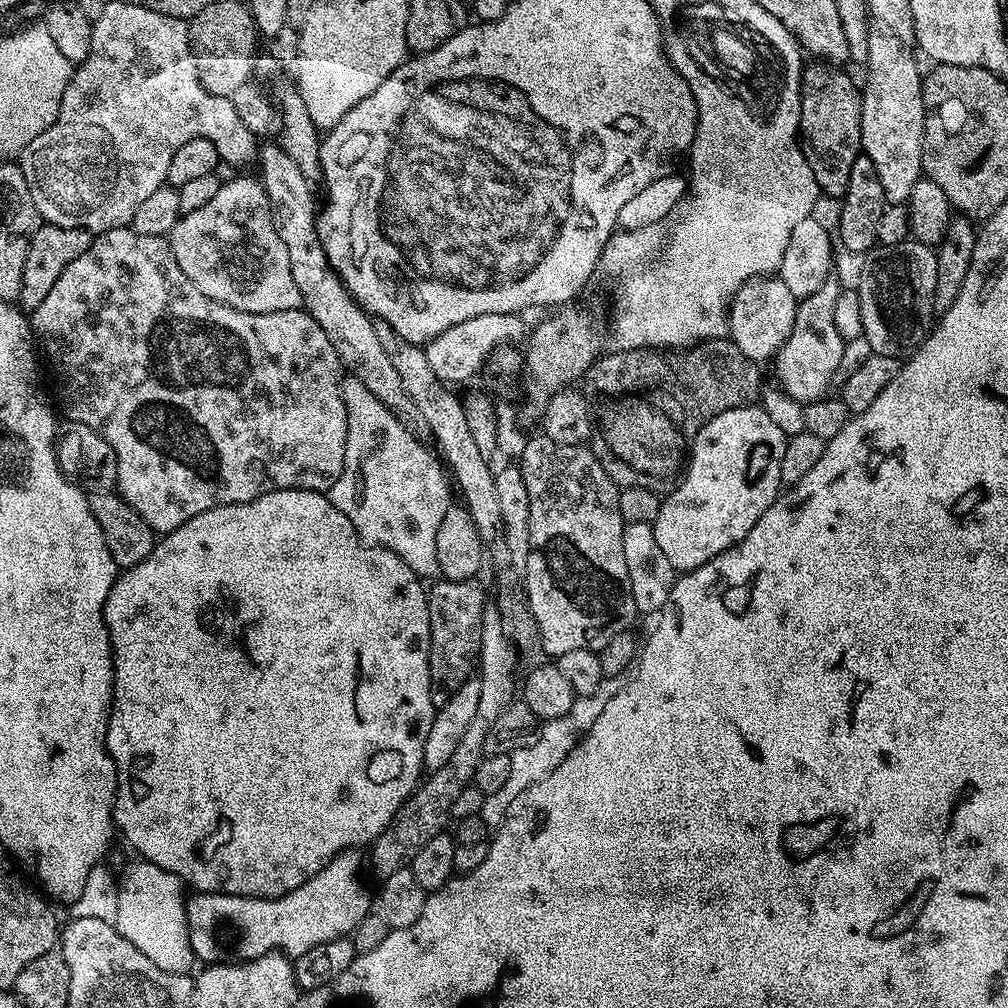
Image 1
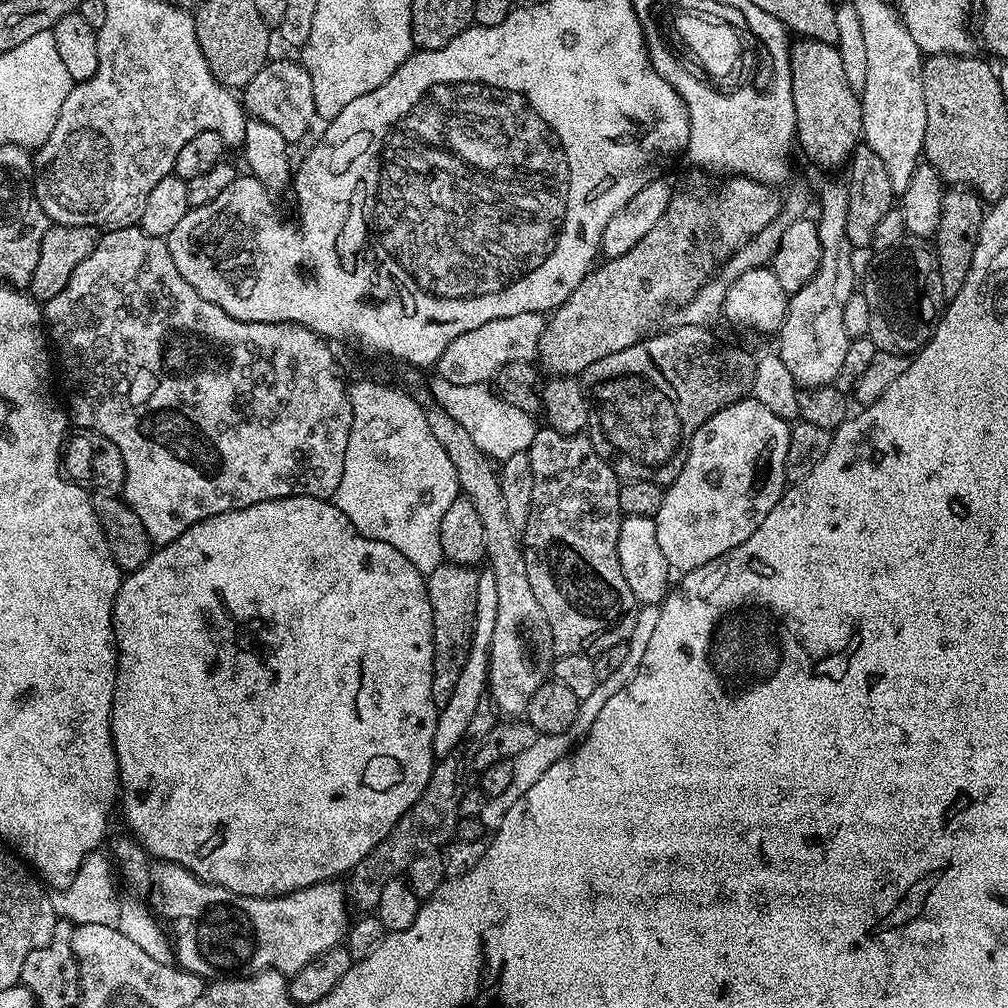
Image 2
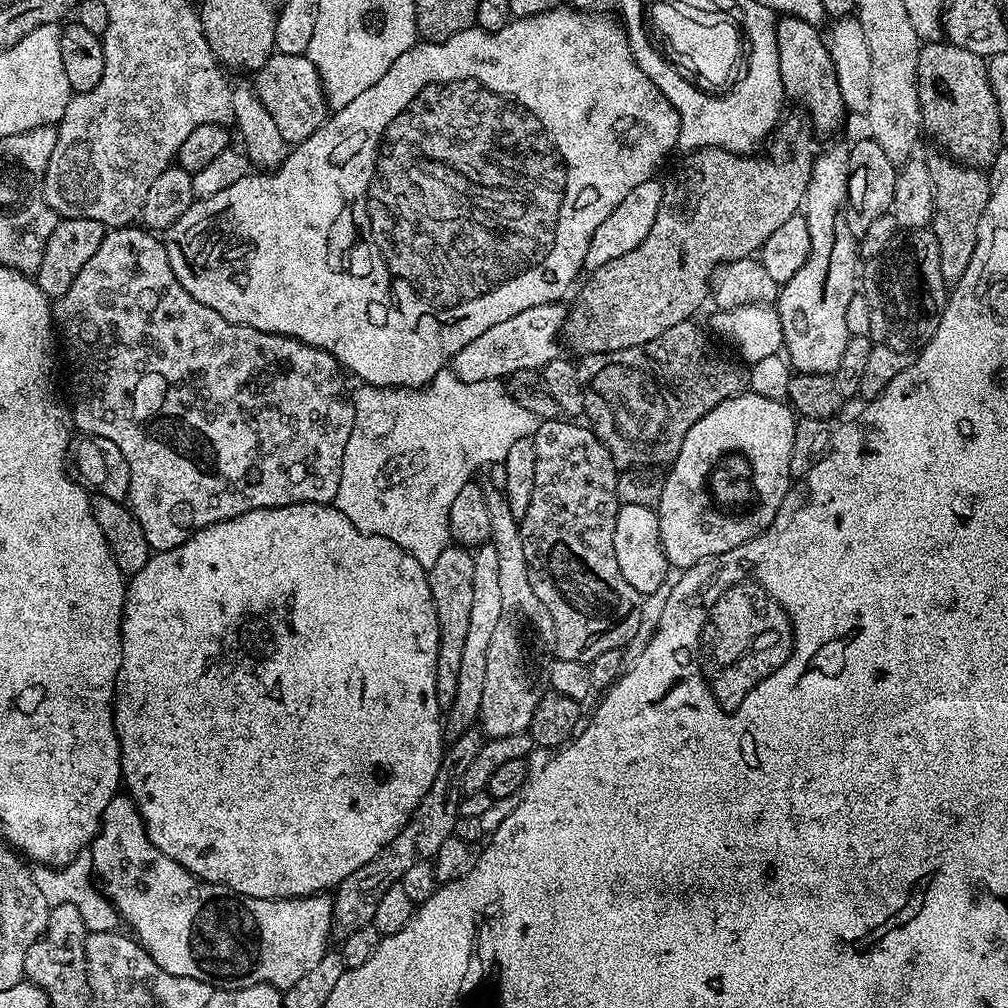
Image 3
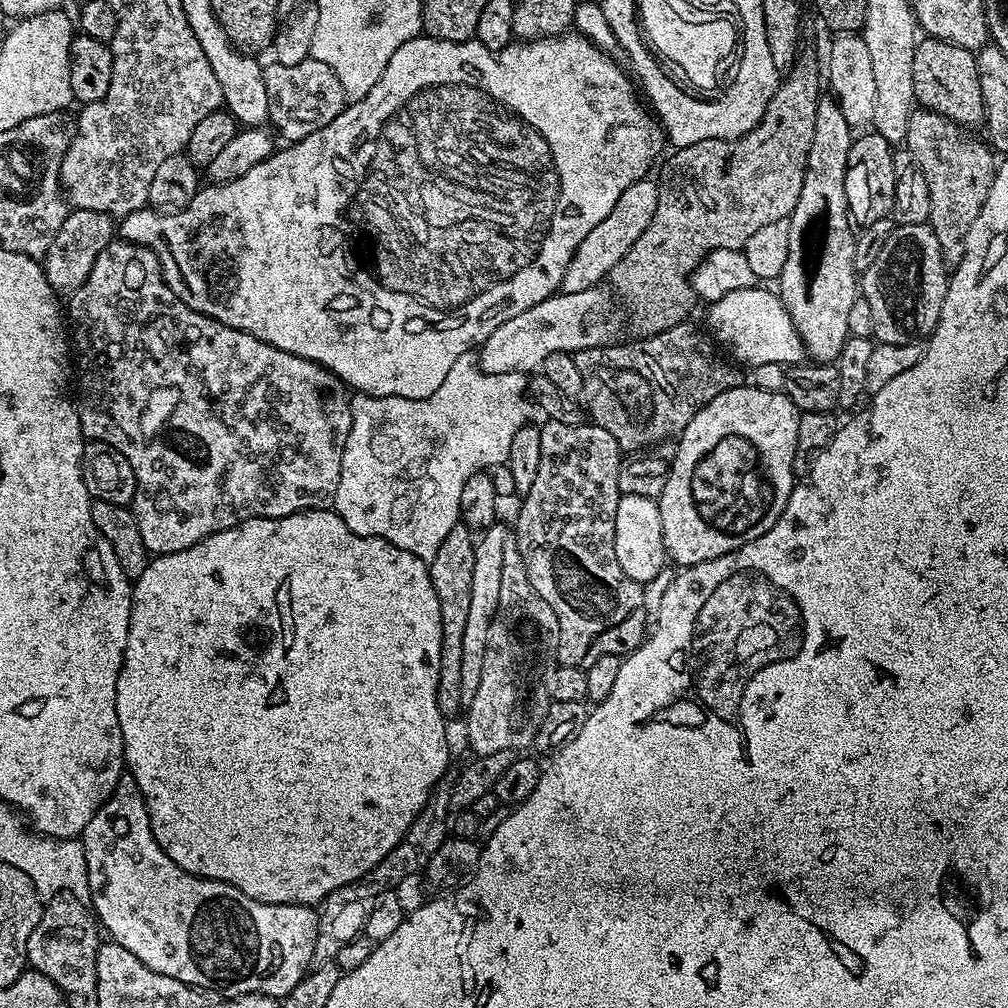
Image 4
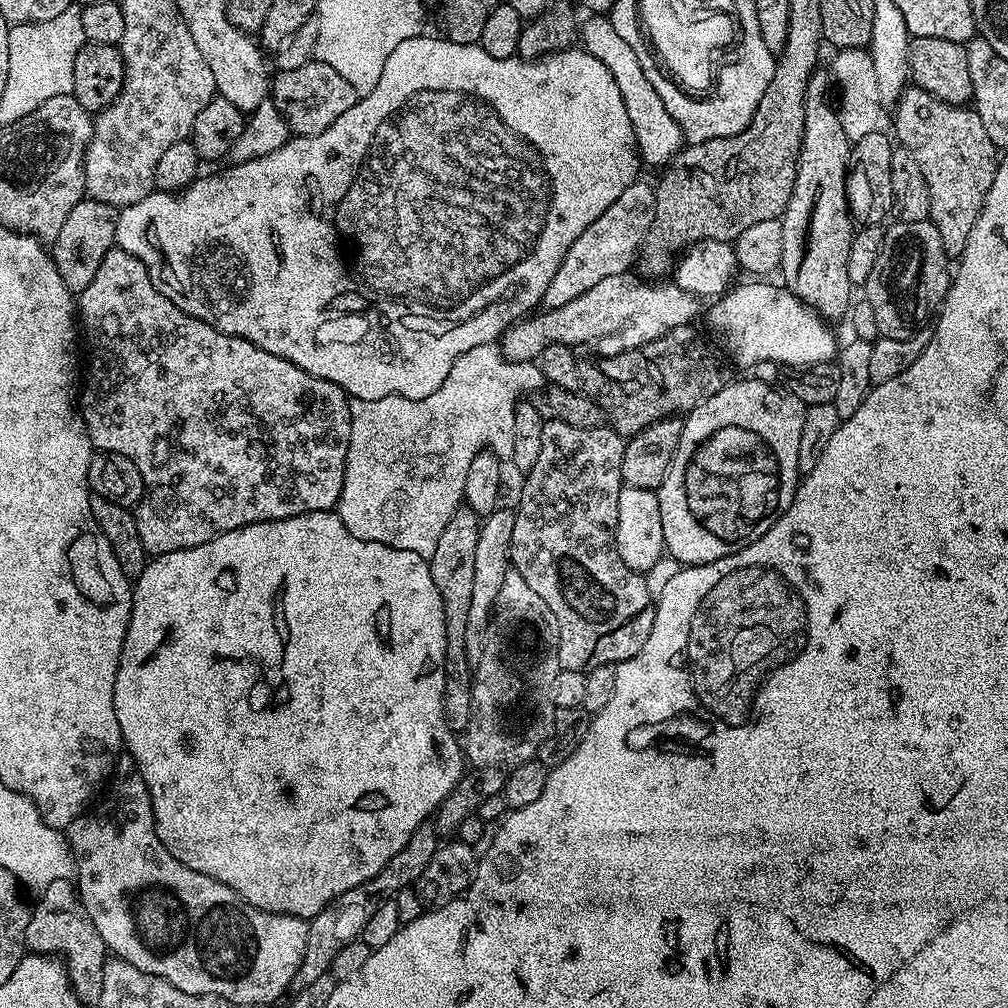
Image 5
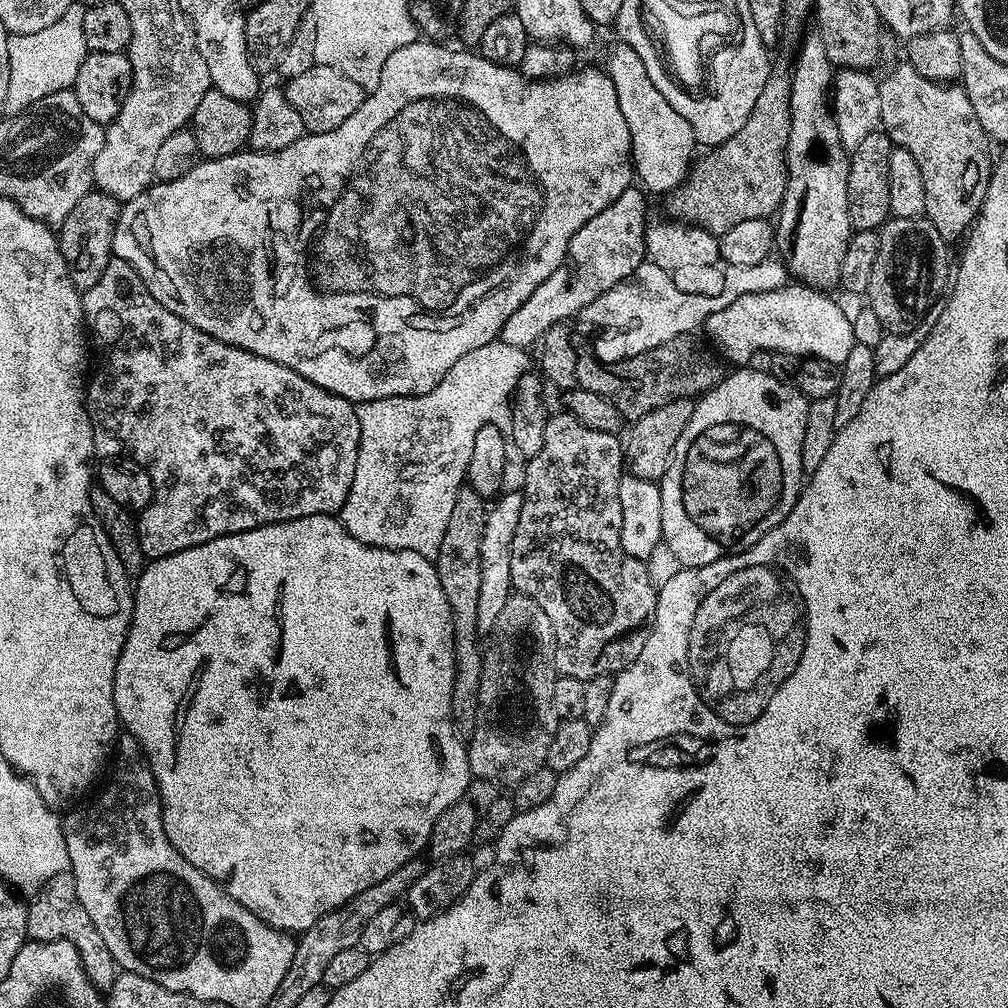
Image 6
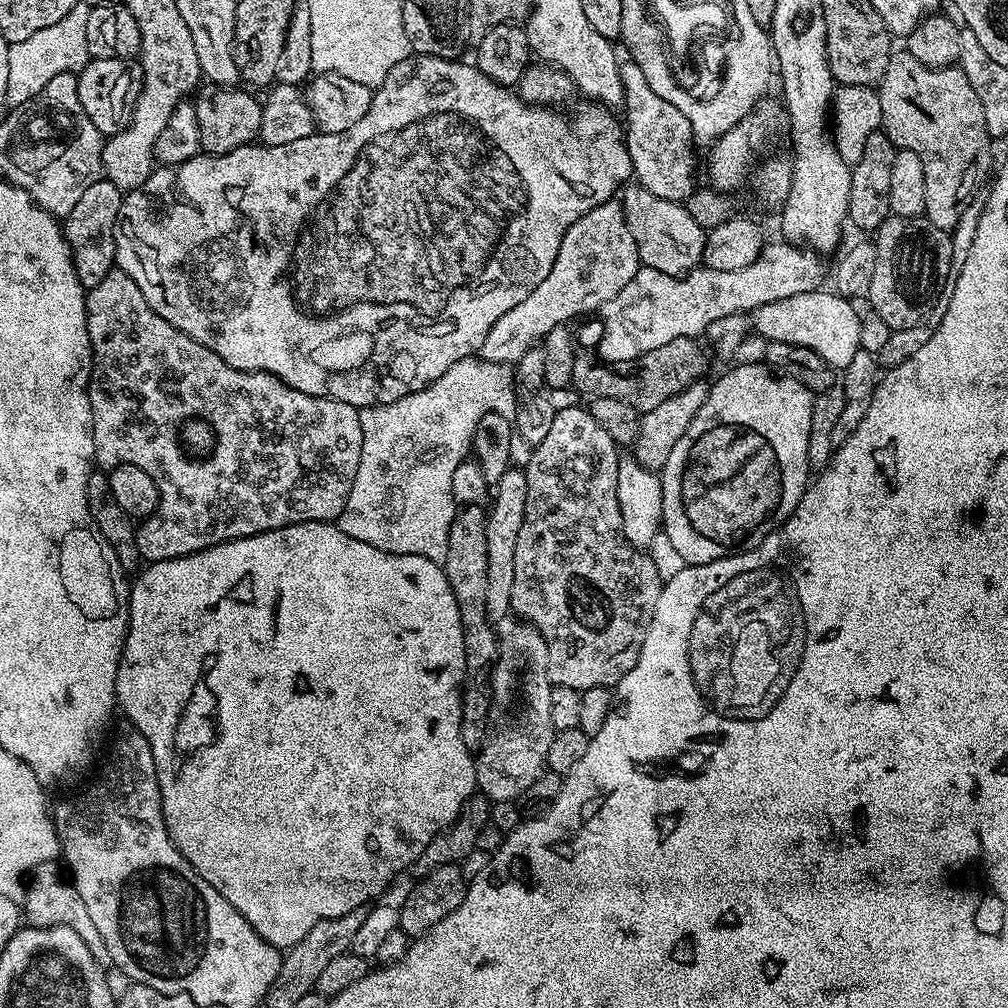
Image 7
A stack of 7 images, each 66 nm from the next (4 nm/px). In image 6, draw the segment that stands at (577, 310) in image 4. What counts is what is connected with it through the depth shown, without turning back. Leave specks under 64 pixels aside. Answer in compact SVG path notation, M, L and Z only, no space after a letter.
M780 258L763 260L758 266L729 267L727 271L724 276L724 289L708 297L704 292L687 292L686 289L679 288L665 268L645 262L620 284L594 298L594 302L584 308L582 320L596 328L613 332L616 335L615 359L625 360L628 356L649 352L674 338L703 329L712 312L730 306L730 302L745 296L747 292L778 290L790 280L788 266Z

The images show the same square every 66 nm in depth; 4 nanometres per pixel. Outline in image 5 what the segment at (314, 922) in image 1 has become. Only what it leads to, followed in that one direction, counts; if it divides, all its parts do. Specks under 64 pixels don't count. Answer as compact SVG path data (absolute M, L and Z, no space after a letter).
M124 754L117 759L107 788L108 797L66 829L76 859L74 883L90 922L102 934L105 949L130 966L186 990L186 994L221 996L232 1006L272 1004L288 987L291 989L298 966L302 966L302 954L306 954L309 921L258 910L230 886L178 862L158 838L150 790L131 756Z

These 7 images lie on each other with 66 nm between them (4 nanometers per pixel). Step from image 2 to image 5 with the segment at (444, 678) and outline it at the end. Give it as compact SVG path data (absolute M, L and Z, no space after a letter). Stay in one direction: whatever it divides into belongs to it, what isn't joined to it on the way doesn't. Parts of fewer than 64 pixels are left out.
M461 506L454 510L446 530L438 537L438 547L428 560L434 586L442 594L442 610L446 614L446 686L444 687L444 717L450 730L460 734L470 722L472 709L472 674L474 666L466 654L466 625L470 619L470 602L474 591L474 550L478 546L478 534L482 520L474 509Z

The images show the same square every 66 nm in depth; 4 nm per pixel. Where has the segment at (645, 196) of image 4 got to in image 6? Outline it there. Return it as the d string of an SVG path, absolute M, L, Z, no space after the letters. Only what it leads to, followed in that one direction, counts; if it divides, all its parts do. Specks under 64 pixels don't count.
M628 187L622 194L618 194L618 198L614 198L614 202L610 202L610 206L606 206L606 210L594 214L590 222L583 224L582 230L576 231L574 238L570 238L568 252L564 255L564 261L560 263L558 270L554 270L554 274L550 274L550 278L546 278L542 286L538 286L534 294L530 294L526 302L522 302L518 310L514 310L510 318L506 318L506 324L502 326L499 335L503 343L515 348L531 349L531 344L533 347L540 337L546 334L546 330L550 330L550 326L571 321L571 316L579 317L584 308L590 306L590 302L594 302L594 298L598 298L606 290L620 284L627 276L634 274L634 270L638 270L640 264L645 263L646 219L644 220L644 215L648 212L648 204L644 201L643 195L645 196L645 193L639 187Z

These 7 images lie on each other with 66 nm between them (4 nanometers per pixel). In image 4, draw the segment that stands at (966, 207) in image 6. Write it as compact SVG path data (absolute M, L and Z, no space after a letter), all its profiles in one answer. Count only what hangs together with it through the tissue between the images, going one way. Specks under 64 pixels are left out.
M917 107L908 123L906 146L914 158L918 158L918 166L922 166L922 174L926 174L926 186L930 186L932 209L928 223L934 230L934 238L938 238L945 265L952 270L959 266L966 254L970 226L986 202L998 163L993 149L983 139L975 140L968 132L971 131L928 108Z

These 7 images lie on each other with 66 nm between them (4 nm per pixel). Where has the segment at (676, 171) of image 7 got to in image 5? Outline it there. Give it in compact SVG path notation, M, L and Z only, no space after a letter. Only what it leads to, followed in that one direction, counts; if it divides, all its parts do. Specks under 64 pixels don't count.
M592 14L586 19L588 20L585 23L583 21L580 26L581 45L592 57L598 58L613 75L619 94L622 95L622 102L626 105L626 114L634 126L637 153L641 161L647 167L667 165L683 149L681 127L670 117L666 106L662 105L662 98L658 97L658 92L650 85L650 80L642 70L638 54L619 37L611 19L602 14Z

